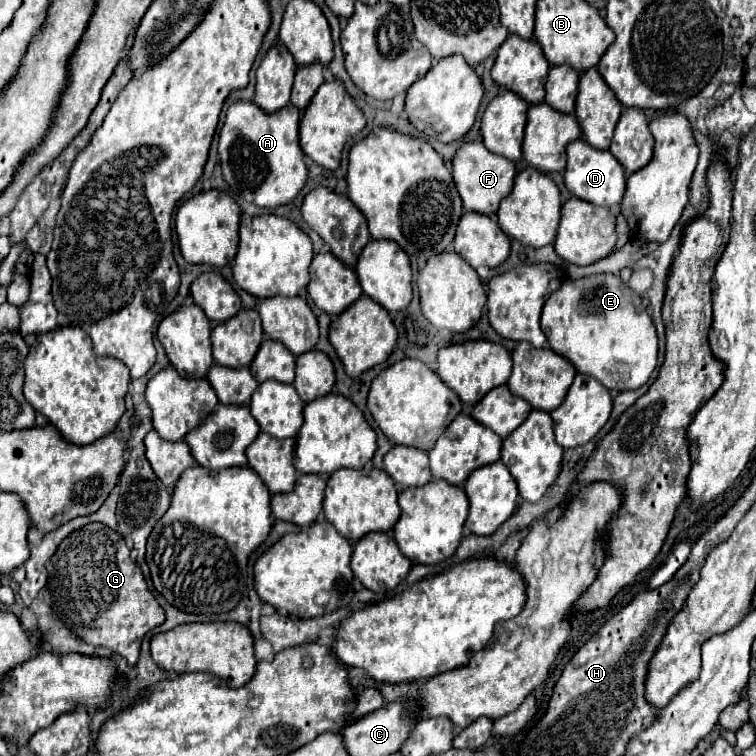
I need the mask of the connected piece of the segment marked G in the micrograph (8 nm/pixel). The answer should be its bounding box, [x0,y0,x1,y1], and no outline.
[48,524,164,666]

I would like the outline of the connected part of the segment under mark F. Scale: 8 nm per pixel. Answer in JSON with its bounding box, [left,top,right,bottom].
[452,140,516,216]

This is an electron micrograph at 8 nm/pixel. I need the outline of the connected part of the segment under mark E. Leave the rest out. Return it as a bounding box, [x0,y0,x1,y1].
[542,274,656,390]

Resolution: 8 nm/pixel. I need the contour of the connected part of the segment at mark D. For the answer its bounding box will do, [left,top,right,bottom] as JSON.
[564,138,626,206]

